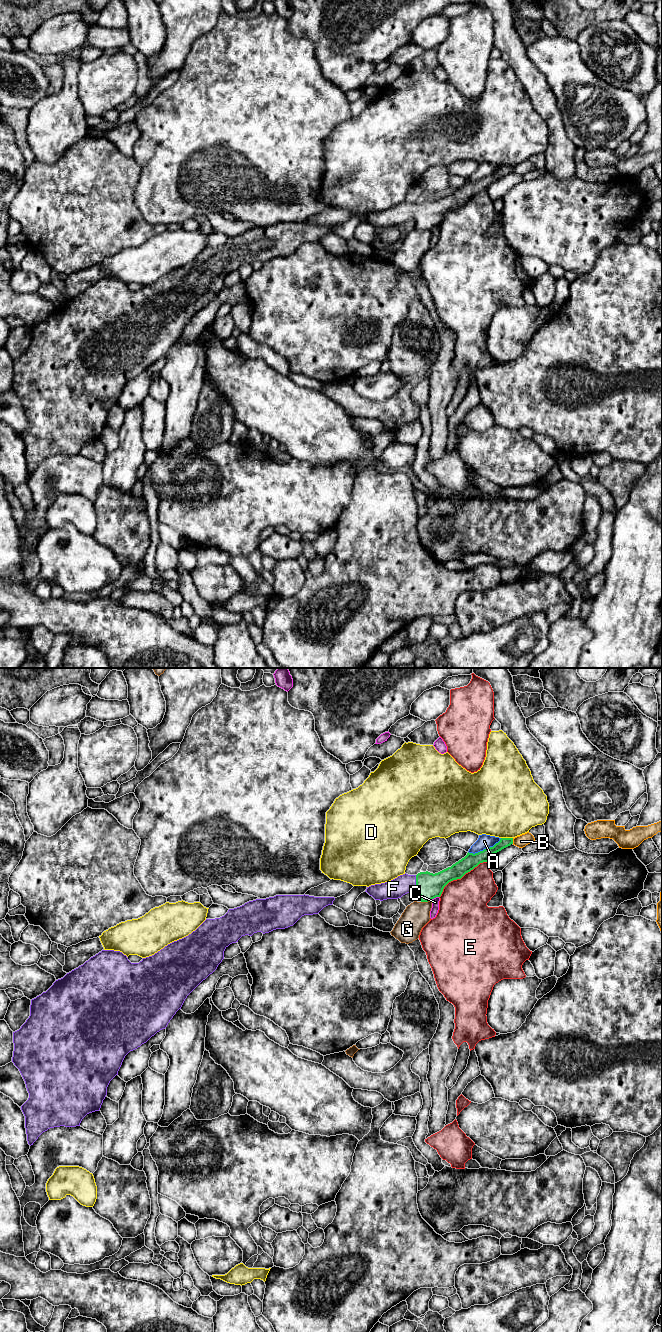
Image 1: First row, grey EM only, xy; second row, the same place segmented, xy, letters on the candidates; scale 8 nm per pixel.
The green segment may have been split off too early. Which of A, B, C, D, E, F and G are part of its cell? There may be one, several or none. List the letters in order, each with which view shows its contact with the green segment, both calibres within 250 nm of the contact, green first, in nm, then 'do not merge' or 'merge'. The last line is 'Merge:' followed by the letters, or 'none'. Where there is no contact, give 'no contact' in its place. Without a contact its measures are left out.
A: xy | 120/120 nm | do not merge
B: xy | 90/100 nm | do not merge
C: xy | 200/60 nm | do not merge
D: xy | 100/500 nm | do not merge
E: xy | 200/380 nm | do not merge
F: xy | 200/160 nm | merge
G: xy | 200/200 nm | do not merge
Merge: F

